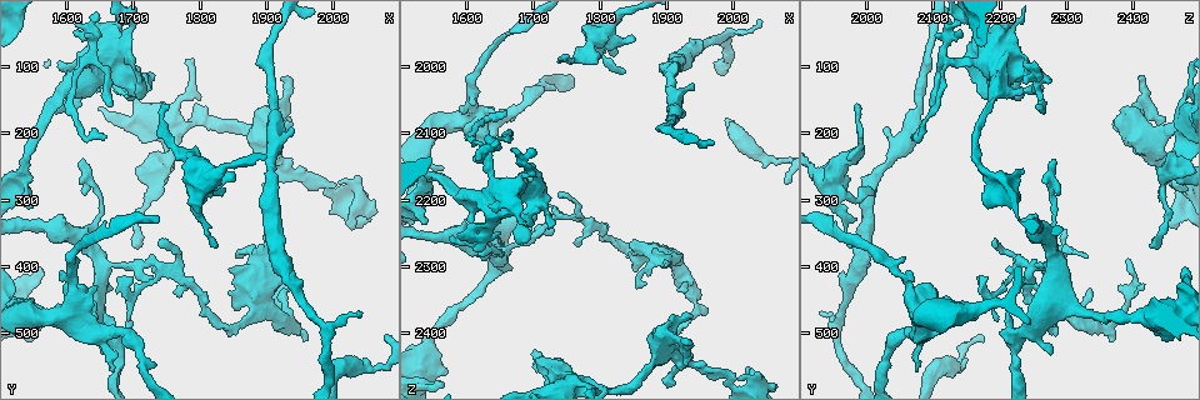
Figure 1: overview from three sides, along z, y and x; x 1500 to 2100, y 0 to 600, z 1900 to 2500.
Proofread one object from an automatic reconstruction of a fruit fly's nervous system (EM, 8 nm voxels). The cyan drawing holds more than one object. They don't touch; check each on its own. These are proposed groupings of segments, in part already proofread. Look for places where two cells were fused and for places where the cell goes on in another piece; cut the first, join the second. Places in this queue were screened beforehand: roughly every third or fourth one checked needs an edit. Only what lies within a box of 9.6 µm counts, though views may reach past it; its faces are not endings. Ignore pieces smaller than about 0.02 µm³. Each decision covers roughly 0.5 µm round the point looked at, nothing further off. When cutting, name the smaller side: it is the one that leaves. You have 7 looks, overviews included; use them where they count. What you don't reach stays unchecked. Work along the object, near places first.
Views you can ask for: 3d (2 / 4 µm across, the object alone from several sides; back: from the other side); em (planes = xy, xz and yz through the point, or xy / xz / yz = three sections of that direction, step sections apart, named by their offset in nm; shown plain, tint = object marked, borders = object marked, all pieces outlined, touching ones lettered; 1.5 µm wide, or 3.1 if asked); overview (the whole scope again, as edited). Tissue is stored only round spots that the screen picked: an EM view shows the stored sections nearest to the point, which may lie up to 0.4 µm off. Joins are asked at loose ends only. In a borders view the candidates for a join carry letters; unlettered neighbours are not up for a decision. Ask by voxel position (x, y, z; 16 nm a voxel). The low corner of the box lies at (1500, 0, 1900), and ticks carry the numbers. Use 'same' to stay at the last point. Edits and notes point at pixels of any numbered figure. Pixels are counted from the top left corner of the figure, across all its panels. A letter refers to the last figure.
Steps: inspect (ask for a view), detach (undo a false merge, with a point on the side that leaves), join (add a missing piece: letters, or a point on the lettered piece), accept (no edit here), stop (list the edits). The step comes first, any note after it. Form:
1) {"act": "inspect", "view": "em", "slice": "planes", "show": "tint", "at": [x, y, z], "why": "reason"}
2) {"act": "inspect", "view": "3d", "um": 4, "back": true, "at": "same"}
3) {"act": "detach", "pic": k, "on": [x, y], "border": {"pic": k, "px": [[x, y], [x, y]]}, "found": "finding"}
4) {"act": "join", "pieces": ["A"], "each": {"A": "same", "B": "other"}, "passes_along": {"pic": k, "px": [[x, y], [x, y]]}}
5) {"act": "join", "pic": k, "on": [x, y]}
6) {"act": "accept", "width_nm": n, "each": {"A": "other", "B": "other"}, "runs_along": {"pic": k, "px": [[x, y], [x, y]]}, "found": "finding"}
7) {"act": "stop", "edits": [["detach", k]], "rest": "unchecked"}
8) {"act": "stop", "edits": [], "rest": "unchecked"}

{"act": "inspect", "view": "3d", "um": 2, "at": [1755, 160, 1985], "why": "free end"}

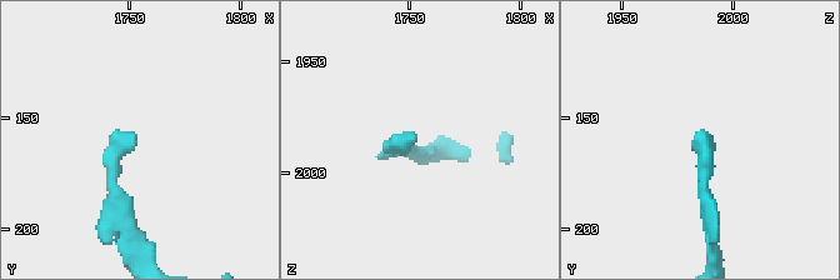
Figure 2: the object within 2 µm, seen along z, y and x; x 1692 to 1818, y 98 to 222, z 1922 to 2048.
{"act": "inspect", "view": "em", "slice": "planes", "show": "borders", "at": [1754, 161, 1982]}

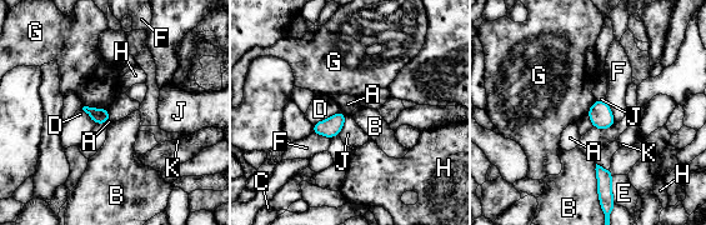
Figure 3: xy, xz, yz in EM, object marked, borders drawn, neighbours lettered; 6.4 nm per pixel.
{"act": "accept", "each": {"A": "other", "B": "other", "C": "other", "D": "other", "E": "other", "F": "other", "G": "other", "H": "other", "J": "other", "K": "other"}, "found": "no lettered piece goes on from it"}

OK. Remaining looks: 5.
{"act": "inspect", "view": "3d", "um": 4, "at": [1600, 425, 2090], "why": "thick end"}

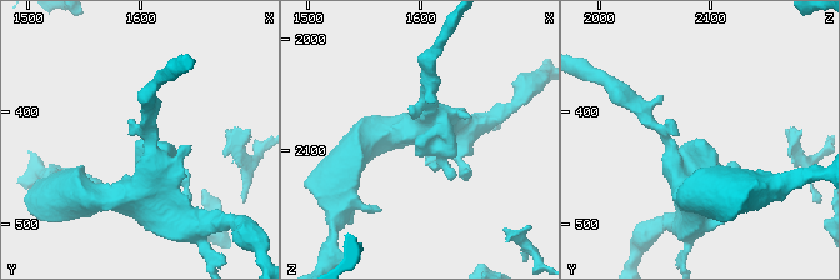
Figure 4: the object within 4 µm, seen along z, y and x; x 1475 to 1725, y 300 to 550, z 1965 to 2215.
{"act": "inspect", "view": "em", "slice": "planes", "show": "borders", "at": [1600, 424, 2088]}

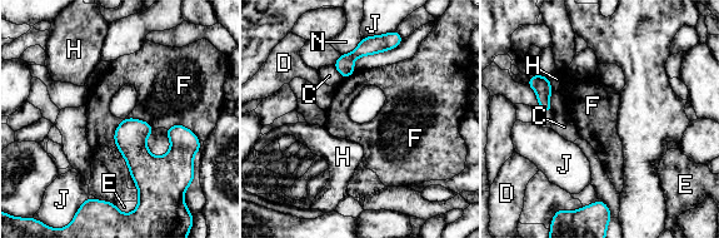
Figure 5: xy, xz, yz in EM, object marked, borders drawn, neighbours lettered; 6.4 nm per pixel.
{"act": "accept", "longest_contact_nm": ["F", 280], "each": {"C": "other", "D": "other", "E": "other", "F": "other", "H": "other", "J": "other", "N": "other"}, "found": "no lettered piece goes on from it"}

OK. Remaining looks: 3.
{"act": "inspect", "view": "em", "slice": "planes", "show": "borders", "at": [1940, 185, 2375], "why": "an open end"}

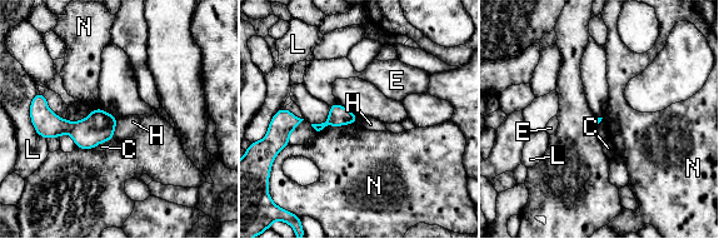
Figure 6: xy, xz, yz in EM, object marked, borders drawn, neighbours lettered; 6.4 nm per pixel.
{"act": "accept", "longest_contact_nm": ["N", 260], "each": {"C": "other", "E": "other", "H": "other", "L": "other", "N": "other"}, "border": {"pic": 6, "px": [[118, 118], [113, 138]]}, "found": "none of them fits"}

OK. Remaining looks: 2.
{"act": "stop", "edits": [], "rest": "unchecked"}

